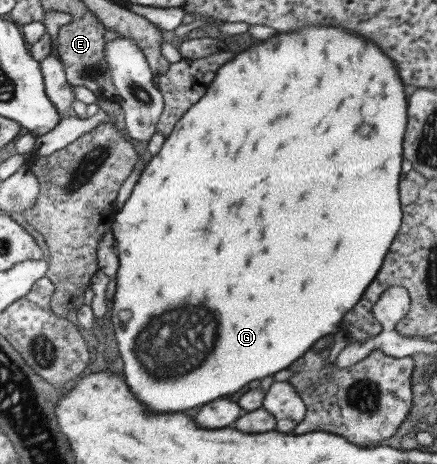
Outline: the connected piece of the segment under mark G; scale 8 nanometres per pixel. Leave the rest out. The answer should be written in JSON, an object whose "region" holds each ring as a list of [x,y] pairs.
{"region":[[[301,25],[291,31],[275,33],[268,39],[260,40],[259,44],[234,53],[230,61],[215,71],[204,96],[174,124],[158,153],[144,165],[131,194],[108,226],[116,241],[114,248],[119,258],[118,269],[112,277],[115,291],[110,313],[114,337],[123,363],[123,375],[128,375],[132,393],[149,412],[190,413],[212,399],[232,395],[250,381],[287,369],[316,340],[341,327],[343,315],[355,306],[378,273],[402,221],[398,184],[406,127],[405,89],[393,61],[375,43],[367,39],[363,41],[357,33],[333,25]]]}

